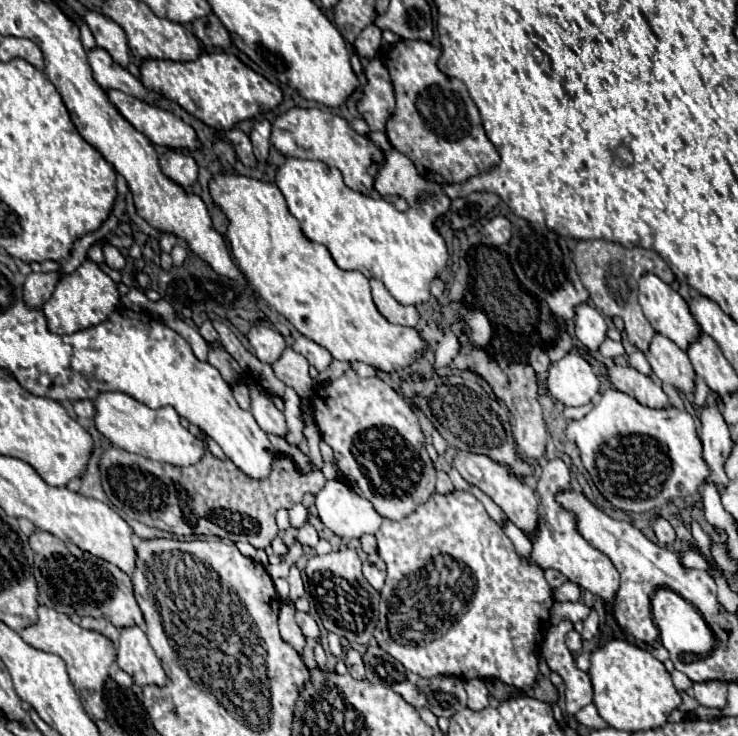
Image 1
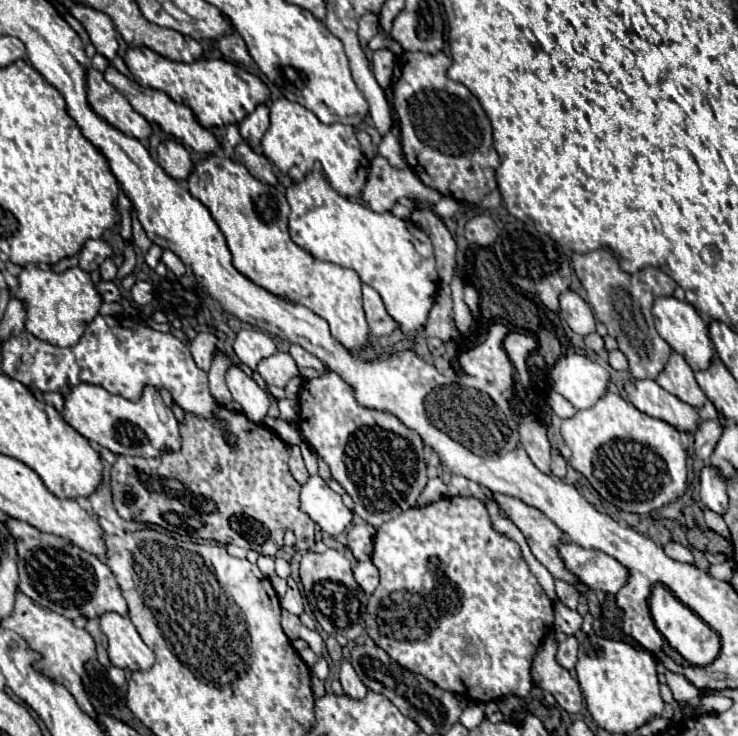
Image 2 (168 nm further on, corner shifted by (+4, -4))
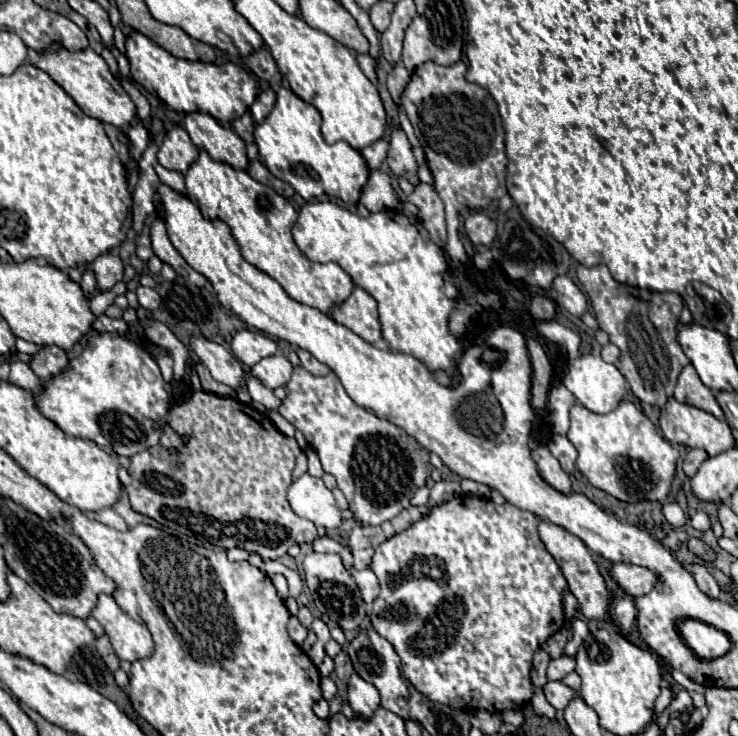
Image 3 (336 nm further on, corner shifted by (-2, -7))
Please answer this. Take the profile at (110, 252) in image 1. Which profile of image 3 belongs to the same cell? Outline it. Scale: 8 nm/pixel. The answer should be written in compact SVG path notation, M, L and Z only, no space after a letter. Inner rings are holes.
M112 254L98 256L88 268L94 272L100 290L110 290L116 282L122 280L122 274L124 274L122 260L118 256L112 256Z

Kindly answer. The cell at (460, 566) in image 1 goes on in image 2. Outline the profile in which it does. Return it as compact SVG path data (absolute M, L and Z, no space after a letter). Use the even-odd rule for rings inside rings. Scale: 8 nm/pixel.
M450 497L450 499L440 499L436 503L430 503L426 507L416 507L416 509L408 509L408 511L400 513L392 521L378 527L374 553L372 553L372 563L380 571L380 585L368 601L366 633L400 667L404 667L412 673L420 673L426 679L430 679L432 683L436 683L438 687L442 687L446 691L452 691L452 693L458 693L458 695L464 695L466 699L478 701L478 703L488 703L488 701L494 701L502 695L516 695L516 697L528 697L530 695L530 689L532 689L532 677L530 677L532 659L536 655L536 649L538 649L542 637L550 631L550 625L552 625L550 617L554 621L554 615L552 615L552 609L550 609L552 601L546 597L546 593L540 587L538 579L528 569L518 543L510 541L508 537L498 535L492 529L486 507L478 499L474 499L474 497Z

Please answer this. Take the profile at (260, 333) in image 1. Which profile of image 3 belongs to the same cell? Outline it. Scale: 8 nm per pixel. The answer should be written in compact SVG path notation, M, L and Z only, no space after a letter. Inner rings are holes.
M240 330L232 338L230 346L232 346L234 356L246 366L254 366L262 358L276 354L276 342L268 338L266 334L252 332L252 330Z

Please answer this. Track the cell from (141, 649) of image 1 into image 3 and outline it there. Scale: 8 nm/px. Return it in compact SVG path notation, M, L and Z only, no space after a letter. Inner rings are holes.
M100 594L98 604L92 610L92 616L102 624L120 660L134 662L152 654L154 642L148 628L124 614L112 596Z

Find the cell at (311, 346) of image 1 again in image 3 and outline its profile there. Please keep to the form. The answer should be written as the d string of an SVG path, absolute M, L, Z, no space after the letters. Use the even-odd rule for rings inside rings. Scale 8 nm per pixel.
M296 348L296 354L298 354L302 366L304 366L310 374L314 374L314 376L326 376L326 374L330 372L330 368L328 368L326 364L318 362L310 352L306 352L306 350L302 350L302 348Z

